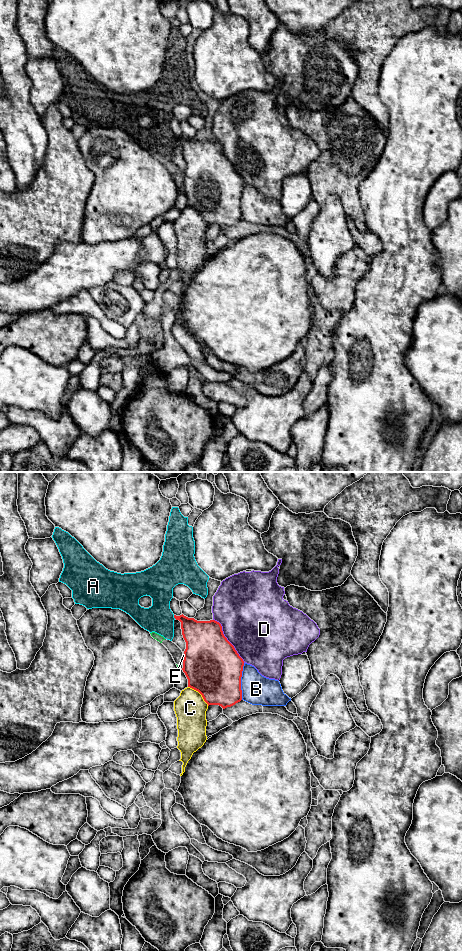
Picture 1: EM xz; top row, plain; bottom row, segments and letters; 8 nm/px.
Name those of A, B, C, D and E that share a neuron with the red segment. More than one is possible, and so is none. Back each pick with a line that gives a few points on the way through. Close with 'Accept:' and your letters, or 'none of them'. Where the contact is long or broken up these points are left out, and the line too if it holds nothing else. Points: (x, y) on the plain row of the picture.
Accept: none of them

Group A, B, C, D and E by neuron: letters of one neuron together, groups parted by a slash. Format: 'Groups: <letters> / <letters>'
Groups: A E / B / C / D

